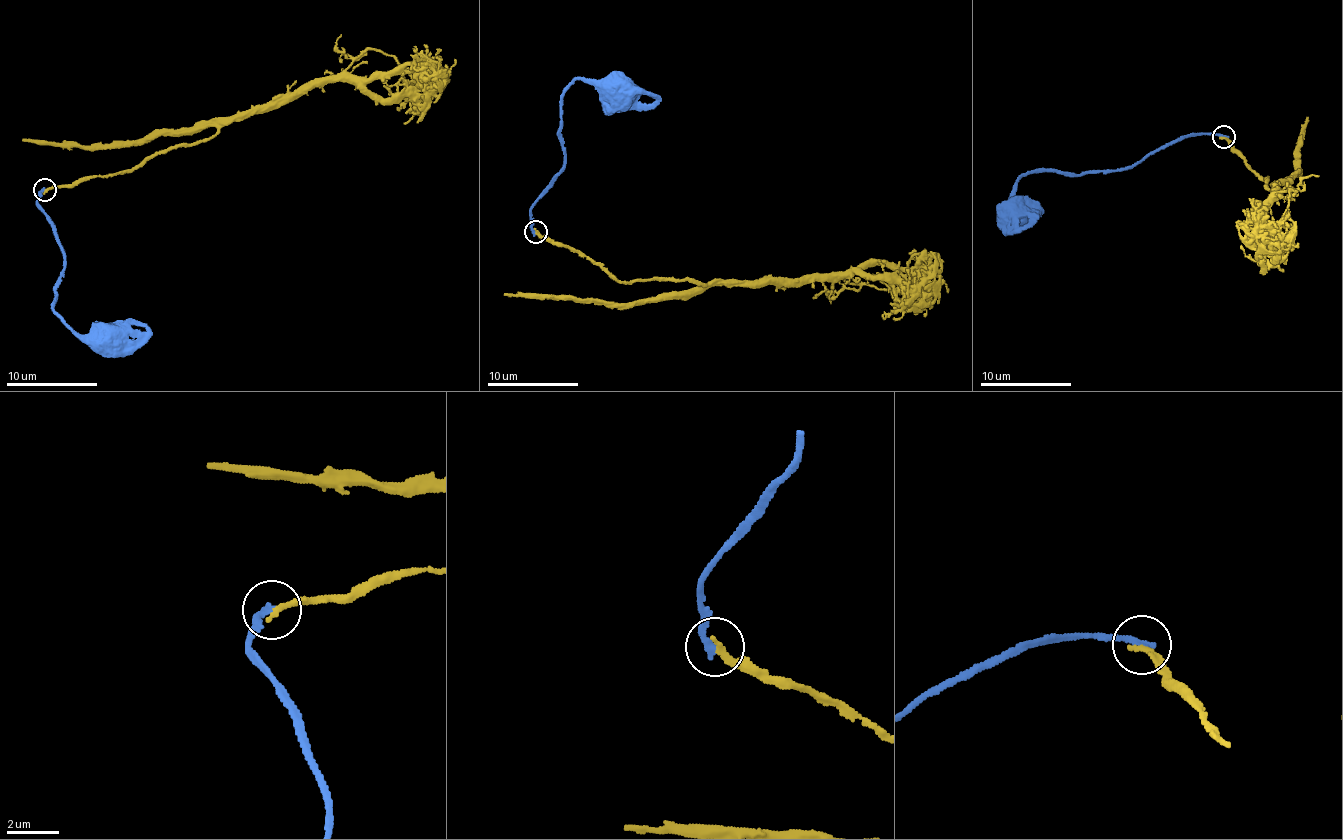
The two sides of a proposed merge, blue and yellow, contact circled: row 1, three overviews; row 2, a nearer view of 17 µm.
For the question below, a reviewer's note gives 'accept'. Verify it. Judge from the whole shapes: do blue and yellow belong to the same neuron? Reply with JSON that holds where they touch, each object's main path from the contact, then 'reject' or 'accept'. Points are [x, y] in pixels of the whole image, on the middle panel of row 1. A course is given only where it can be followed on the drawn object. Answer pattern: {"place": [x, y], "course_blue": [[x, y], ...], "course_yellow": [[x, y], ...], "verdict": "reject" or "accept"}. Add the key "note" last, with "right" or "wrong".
{"place": [535, 232], "course_blue": [[535, 232], [530, 206], [563, 167], [559, 130], [562, 92], [577, 79], [619, 81], [621, 88]], "course_yellow": [[535, 232], [628, 282], [781, 284], [854, 276], [876, 265], [903, 274], [932, 273], [948, 293]], "verdict": "reject", "note": "wrong"}

